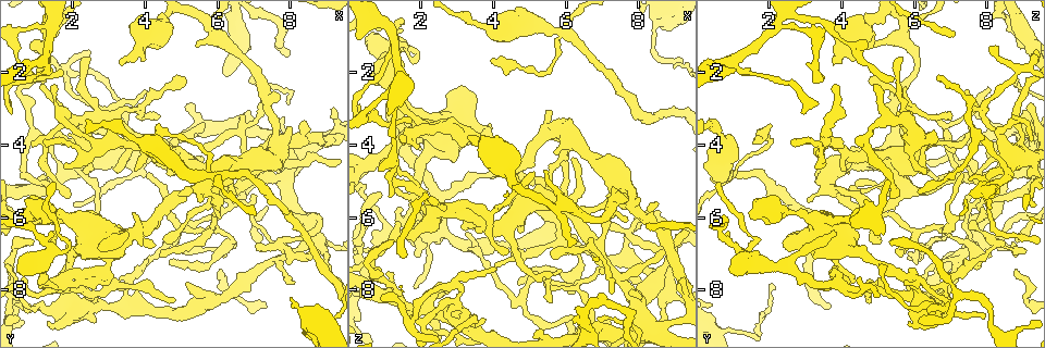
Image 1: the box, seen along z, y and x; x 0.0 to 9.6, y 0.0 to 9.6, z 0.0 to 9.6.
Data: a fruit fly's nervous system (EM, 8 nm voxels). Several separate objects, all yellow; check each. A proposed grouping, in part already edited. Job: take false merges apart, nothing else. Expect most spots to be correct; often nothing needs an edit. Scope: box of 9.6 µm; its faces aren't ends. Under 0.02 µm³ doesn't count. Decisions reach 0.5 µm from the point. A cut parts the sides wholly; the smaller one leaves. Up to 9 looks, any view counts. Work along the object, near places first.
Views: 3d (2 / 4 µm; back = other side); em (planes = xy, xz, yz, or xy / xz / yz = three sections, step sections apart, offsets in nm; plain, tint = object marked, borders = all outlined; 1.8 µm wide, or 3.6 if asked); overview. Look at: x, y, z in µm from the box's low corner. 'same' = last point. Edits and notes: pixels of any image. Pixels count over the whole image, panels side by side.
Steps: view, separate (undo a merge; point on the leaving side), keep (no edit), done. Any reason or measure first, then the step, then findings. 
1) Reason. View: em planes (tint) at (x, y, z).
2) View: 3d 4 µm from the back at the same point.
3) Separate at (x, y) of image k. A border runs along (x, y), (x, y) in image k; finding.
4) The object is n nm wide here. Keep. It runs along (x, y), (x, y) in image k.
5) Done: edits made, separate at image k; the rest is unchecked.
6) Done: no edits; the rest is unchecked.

A narrow waist. View: em xz step 8 (tint) at (5.80, 4.90, 0.85).

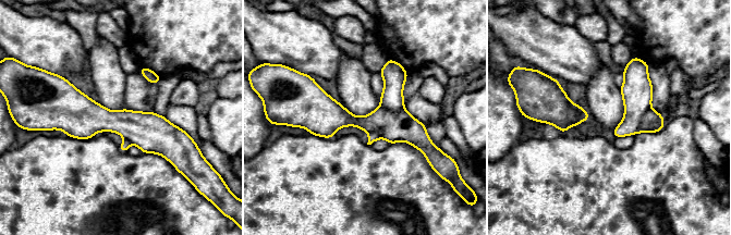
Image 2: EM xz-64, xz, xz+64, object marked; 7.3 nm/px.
View: em planes (borders) at the same point.

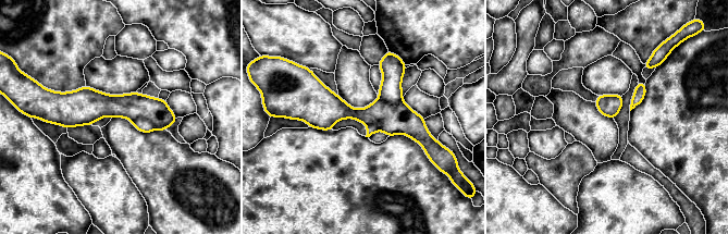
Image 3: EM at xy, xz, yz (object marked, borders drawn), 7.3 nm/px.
The object is 160 nm wide here. Separate at (142, 124) of image 3. A border runs along (132, 120), (146, 118), (156, 128) in image 3; a second cell is stuck on.

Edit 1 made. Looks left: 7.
View: overview.

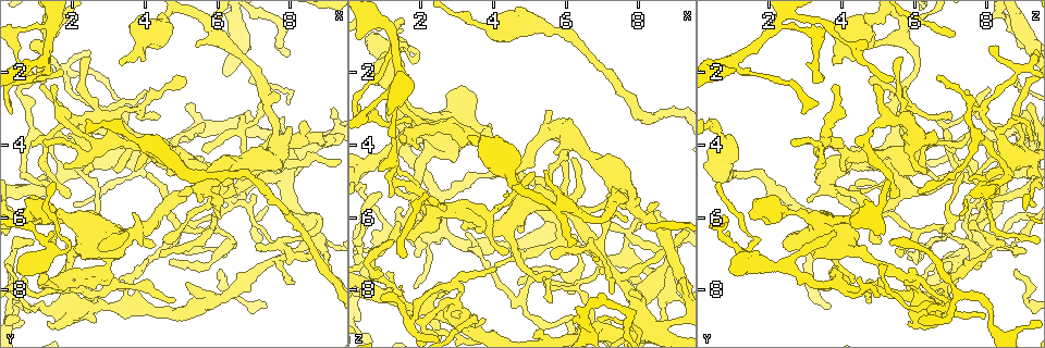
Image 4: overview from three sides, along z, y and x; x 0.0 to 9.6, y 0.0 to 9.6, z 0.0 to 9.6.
Four or more arms meet. View: 3d 4 µm at (3.45, 4.30, 9.05).

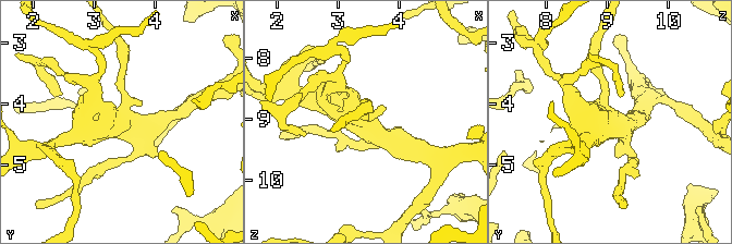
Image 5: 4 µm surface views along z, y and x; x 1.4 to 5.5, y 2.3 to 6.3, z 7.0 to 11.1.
Now the EM. View: em xy step 16 (tint) at (3.50, 4.30, 9.05).

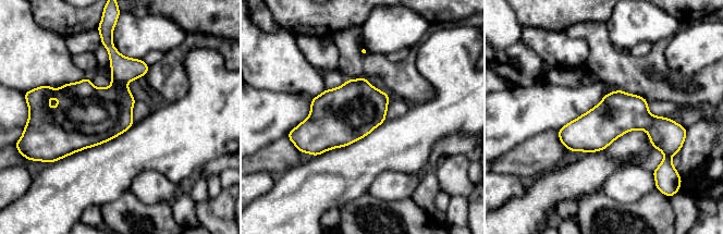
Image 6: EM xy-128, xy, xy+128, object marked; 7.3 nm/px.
View: em planes (tint) at the same point.

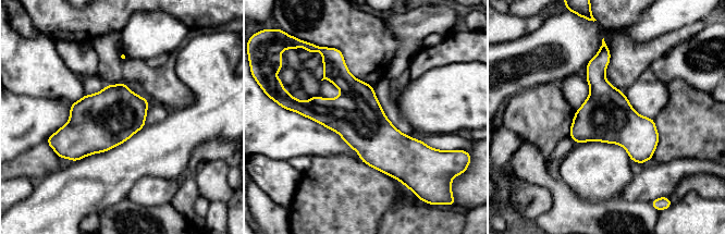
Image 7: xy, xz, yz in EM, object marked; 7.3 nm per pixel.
Keep. One cell here.

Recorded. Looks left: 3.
Closes a loop. View: em xy step 16 (tint) at (9.00, 3.85, 8.95).

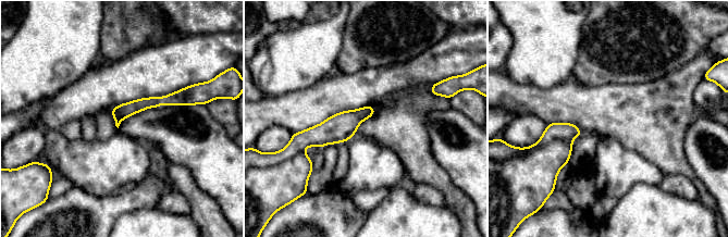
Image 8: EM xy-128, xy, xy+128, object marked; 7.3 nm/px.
The object is 110 nm wide here. Separate at (567, 132) of image 8. A second cell is stuck on.

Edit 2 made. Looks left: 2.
Sharp bend. View: em xz step 8 (tint) at (1.85, 7.60, 6.10).

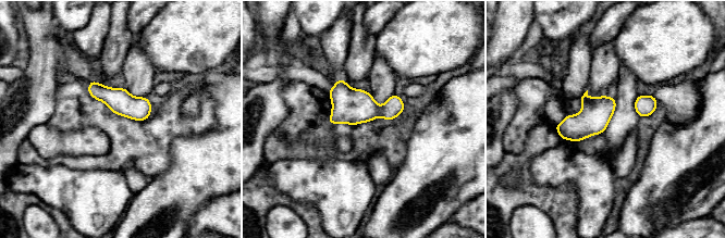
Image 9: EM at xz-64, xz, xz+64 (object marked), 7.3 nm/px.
Cut it another way. View: em planes (tint) at the same point.

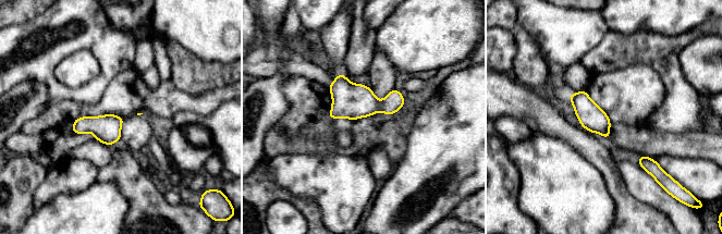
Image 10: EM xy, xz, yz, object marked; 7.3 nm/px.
The object is 190 nm wide here. Keep. One cell here.

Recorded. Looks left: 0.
Done: edits made, separate at image 3, separate at image 8; the rest is unchecked.

